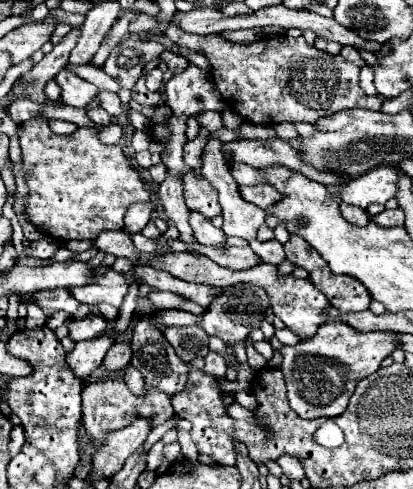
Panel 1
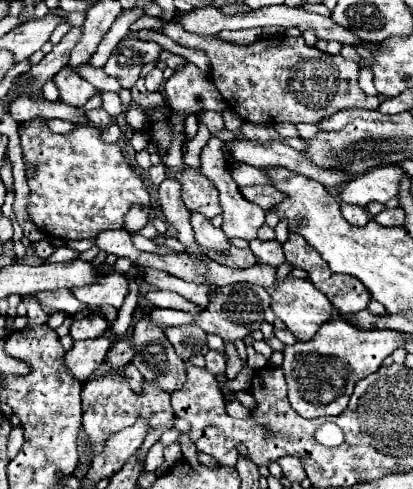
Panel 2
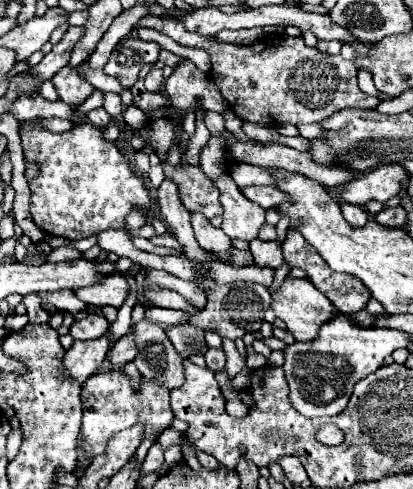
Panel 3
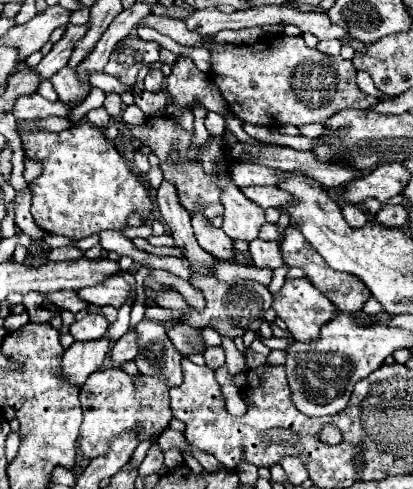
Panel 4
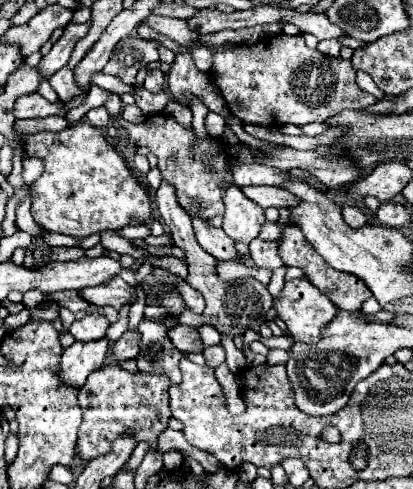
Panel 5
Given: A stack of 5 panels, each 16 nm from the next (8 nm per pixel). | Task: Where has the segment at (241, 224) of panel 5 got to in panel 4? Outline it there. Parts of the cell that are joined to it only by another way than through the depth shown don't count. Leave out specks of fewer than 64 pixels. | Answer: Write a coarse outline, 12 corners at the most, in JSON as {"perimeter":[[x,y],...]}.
{"perimeter":[[222,180],[222,230],[252,242],[266,222],[234,182]]}

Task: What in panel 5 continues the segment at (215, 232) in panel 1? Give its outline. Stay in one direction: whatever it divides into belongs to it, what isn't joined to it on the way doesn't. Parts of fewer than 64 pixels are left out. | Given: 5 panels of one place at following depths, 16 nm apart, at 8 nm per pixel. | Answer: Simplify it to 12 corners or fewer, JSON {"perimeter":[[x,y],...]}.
{"perimeter":[[204,218],[192,220],[198,244],[218,262],[238,262],[234,240]]}

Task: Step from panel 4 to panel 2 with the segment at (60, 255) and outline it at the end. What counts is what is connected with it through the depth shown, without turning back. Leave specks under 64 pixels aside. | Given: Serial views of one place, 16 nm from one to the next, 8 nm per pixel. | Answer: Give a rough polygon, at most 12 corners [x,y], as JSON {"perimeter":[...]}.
{"perimeter":[[67,246],[56,248],[51,263],[74,260],[79,253]]}

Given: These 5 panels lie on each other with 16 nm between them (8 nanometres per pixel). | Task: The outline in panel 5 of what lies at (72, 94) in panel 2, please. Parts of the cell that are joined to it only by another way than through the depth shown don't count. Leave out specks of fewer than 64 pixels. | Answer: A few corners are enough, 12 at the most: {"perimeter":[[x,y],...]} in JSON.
{"perimeter":[[60,68],[48,82],[60,100],[76,92],[74,72]]}

